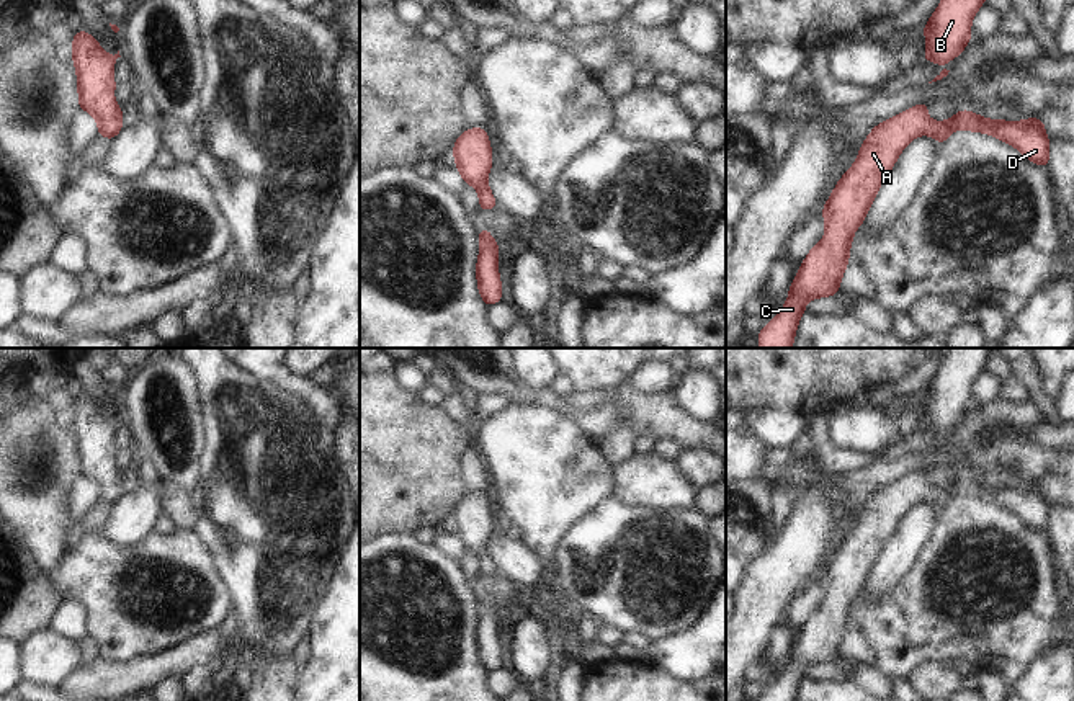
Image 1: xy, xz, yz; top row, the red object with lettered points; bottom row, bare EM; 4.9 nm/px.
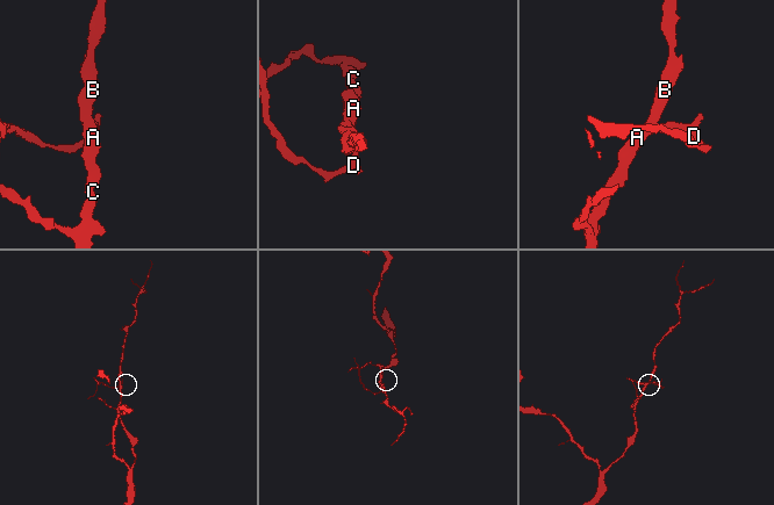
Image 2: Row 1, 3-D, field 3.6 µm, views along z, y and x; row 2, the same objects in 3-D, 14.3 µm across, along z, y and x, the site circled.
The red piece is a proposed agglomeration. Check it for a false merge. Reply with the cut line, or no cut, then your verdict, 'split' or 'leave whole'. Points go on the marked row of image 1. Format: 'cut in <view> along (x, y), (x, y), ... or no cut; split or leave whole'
no cut; leave whole

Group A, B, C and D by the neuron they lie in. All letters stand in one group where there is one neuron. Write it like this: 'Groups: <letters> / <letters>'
Groups: A B C D

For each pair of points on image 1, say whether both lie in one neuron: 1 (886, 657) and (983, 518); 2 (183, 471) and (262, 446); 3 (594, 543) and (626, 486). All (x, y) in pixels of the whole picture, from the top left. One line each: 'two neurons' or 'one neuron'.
1: one neuron
2: two neurons
3: two neurons

